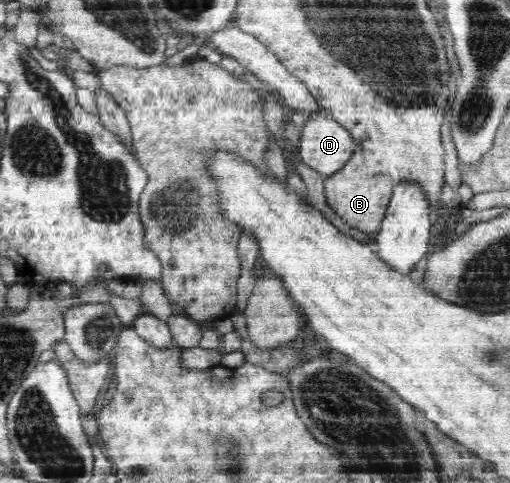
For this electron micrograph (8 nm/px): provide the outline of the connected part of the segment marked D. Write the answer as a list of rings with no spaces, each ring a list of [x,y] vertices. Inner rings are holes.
[[[326,111],[312,116],[301,128],[301,161],[322,176],[334,176],[347,164],[357,144]]]

